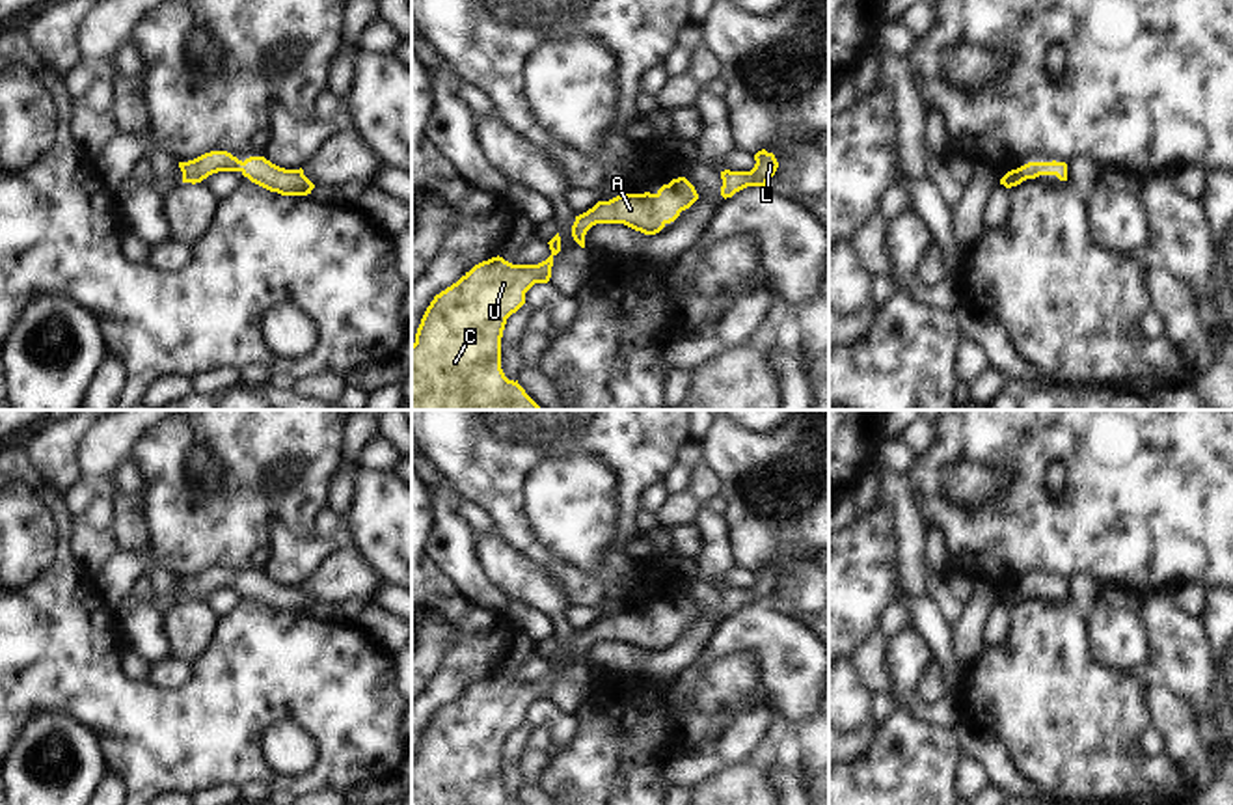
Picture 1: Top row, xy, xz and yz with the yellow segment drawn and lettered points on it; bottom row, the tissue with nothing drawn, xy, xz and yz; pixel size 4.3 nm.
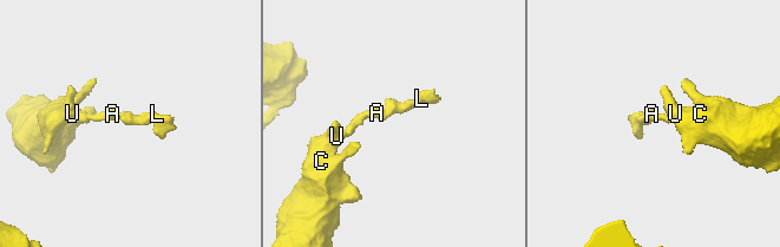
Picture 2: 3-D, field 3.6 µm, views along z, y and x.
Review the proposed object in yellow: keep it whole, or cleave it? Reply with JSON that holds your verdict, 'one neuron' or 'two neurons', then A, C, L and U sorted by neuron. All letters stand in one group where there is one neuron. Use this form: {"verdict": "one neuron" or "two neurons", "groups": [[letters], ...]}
{"verdict": "one neuron", "groups": [["A", "C", "L", "U"]]}

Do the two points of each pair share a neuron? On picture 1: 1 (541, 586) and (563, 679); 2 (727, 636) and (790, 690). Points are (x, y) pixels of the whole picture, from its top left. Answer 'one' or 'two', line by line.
1: one
2: one

